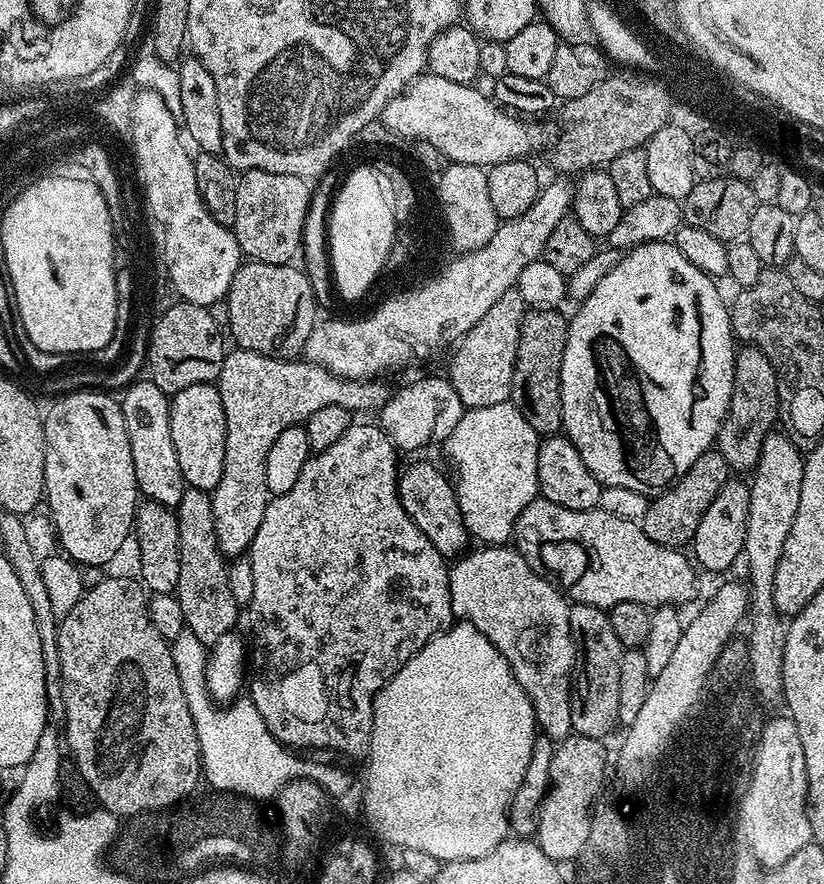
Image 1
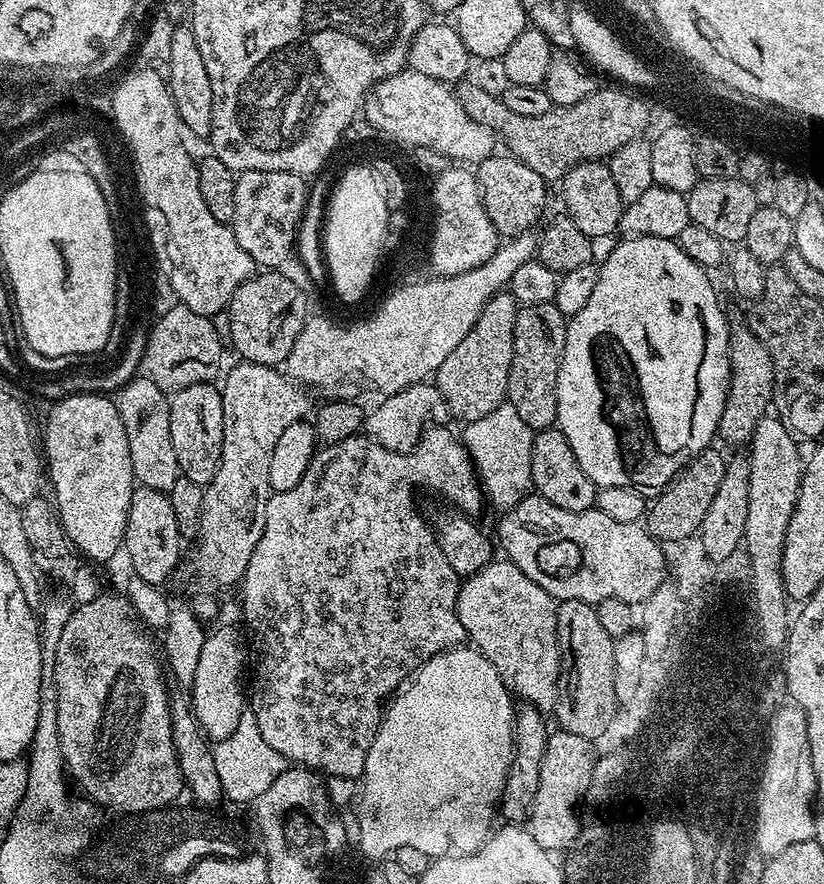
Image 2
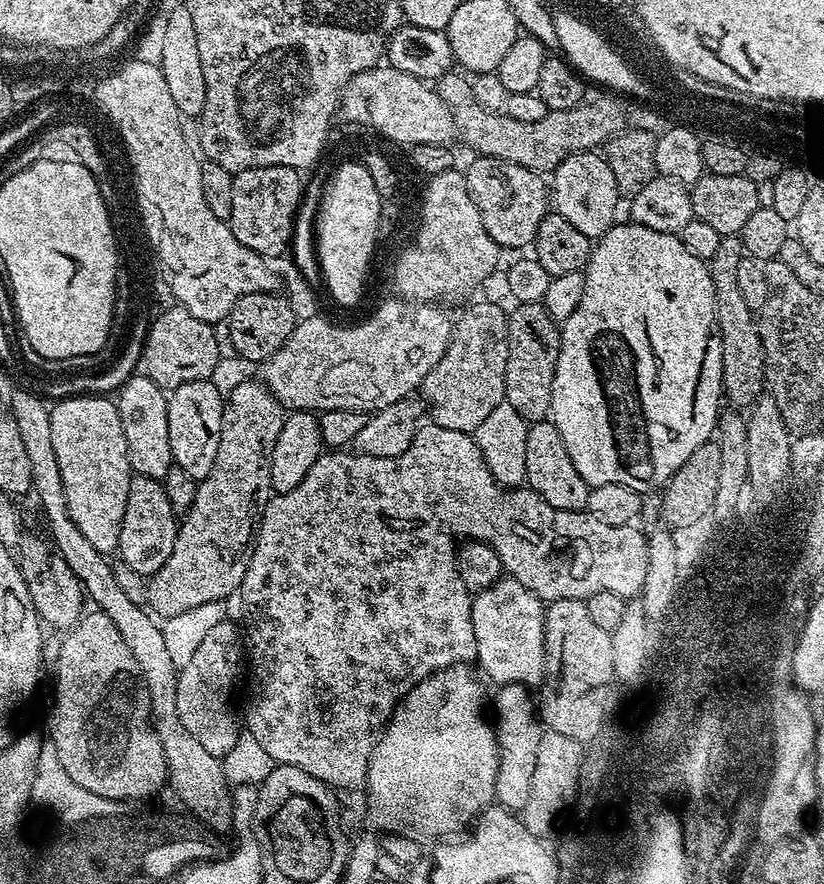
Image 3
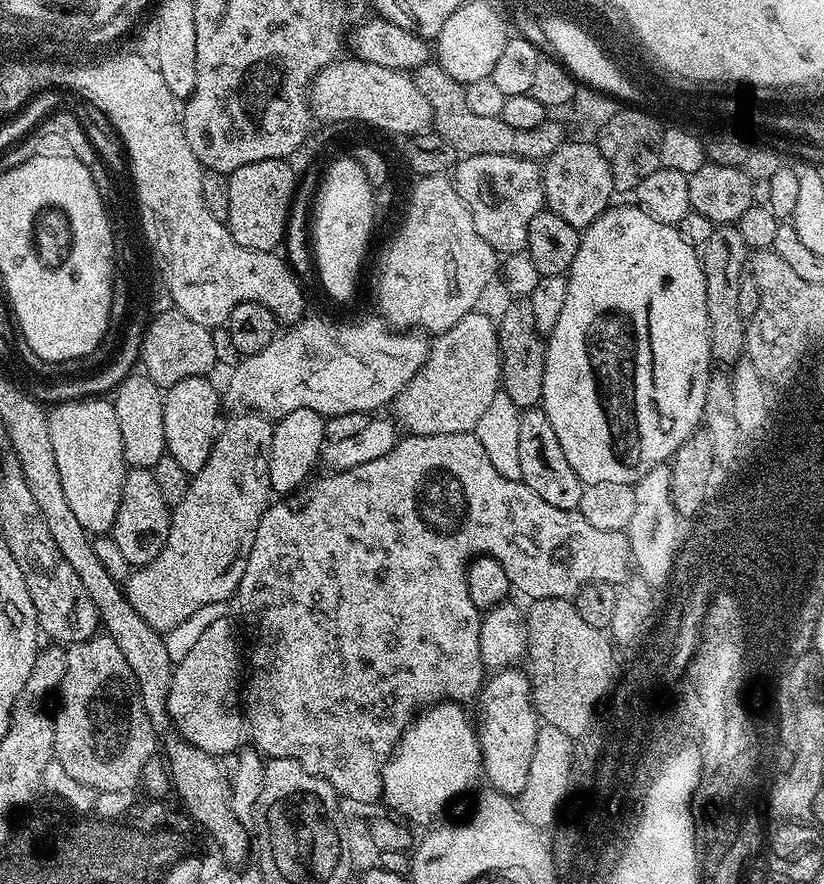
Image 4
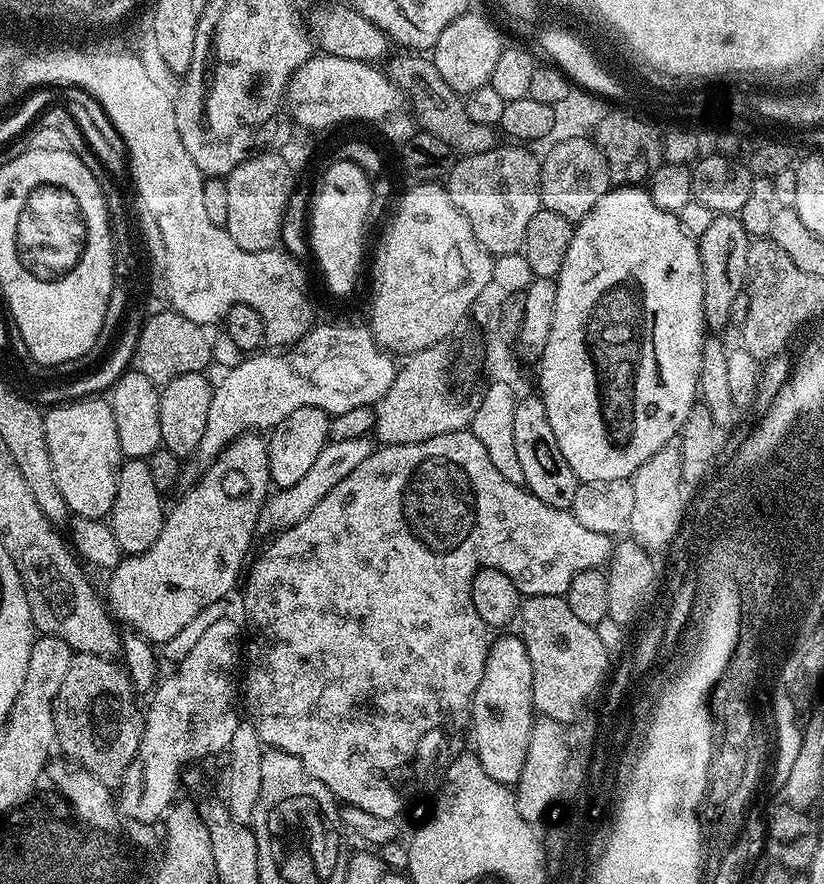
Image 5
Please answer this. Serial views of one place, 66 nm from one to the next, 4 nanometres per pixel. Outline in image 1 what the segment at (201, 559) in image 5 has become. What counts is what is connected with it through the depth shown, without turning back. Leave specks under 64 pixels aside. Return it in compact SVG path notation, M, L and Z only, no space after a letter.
M236 348L225 355L218 387L222 398L222 410L226 414L226 462L222 470L222 482L210 494L214 508L214 530L216 545L228 558L240 558L247 553L254 542L254 534L258 534L258 526L262 522L262 514L266 514L266 506L270 493L266 486L266 457L270 455L270 446L278 439L282 430L303 425L305 420L314 414L314 410L322 410L322 406L342 406L353 413L368 412L383 408L390 397L390 389L379 379L375 380L343 380L342 377L326 371L322 366L309 364L300 358L281 358L263 356L245 348Z

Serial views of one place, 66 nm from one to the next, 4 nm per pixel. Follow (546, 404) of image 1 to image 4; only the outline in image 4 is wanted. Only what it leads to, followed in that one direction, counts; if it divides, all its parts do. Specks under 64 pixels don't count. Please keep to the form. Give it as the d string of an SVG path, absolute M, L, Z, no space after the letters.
M516 298L504 308L504 313L498 316L498 331L500 333L500 382L502 391L519 408L535 408L542 401L542 374L544 373L544 349L545 341L541 333L536 331L534 322L534 310L529 306L527 299Z

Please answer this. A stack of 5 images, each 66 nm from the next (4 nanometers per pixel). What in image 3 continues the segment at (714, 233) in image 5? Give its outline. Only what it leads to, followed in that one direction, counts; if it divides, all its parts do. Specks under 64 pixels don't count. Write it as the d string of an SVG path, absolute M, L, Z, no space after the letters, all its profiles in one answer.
M721 235L720 241L718 242L718 251L714 254L714 258L710 262L710 271L712 273L712 285L714 286L714 294L716 295L716 335L719 336L722 342L722 374L724 375L724 396L726 397L727 403L732 406L740 406L736 404L744 404L743 406L751 405L752 401L756 397L765 391L766 385L764 383L764 351L762 350L762 338L760 337L760 326L757 317L754 312L747 308L745 299L742 298L741 291L738 288L737 271L738 264L741 259L746 256L744 250L744 244L741 242L739 235Z

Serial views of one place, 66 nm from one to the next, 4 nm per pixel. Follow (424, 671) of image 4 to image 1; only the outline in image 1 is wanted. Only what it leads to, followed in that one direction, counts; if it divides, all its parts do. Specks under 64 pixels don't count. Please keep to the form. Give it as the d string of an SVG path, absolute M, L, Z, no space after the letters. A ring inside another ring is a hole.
M354 422L334 446L326 446L326 450L309 456L306 466L302 466L302 474L298 474L298 482L286 490L286 494L272 496L266 506L266 514L262 514L262 522L258 526L258 534L254 534L252 547L248 549L246 558L254 570L254 598L246 606L246 620L252 623L252 640L250 636L250 699L257 707L262 720L269 728L270 734L280 744L315 744L340 748L340 751L357 753L364 751L368 742L369 715L374 710L374 698L382 686L426 642L444 631L453 623L452 603L450 602L450 582L448 581L449 565L442 553L431 545L429 538L415 525L399 502L397 488L398 467L396 468L398 450L390 442L379 423L360 424ZM537 498L530 502L530 506L526 506L518 518L514 536L515 547L526 558L528 565L535 572L551 577L561 589L566 590L567 599L577 604L589 604L605 610L618 606L618 602L634 602L645 606L683 606L696 592L697 569L687 555L683 556L683 551L662 547L644 533L637 521L614 518L614 514L606 514L600 507L566 510L566 506Z

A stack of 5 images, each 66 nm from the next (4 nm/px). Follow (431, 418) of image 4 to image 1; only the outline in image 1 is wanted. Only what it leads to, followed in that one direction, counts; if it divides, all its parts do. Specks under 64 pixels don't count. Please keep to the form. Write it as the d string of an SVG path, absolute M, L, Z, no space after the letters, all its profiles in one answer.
M515 290L507 292L498 298L498 302L494 302L494 306L490 306L490 310L486 310L486 314L482 314L482 322L475 324L467 336L459 341L446 376L454 390L458 390L465 409L509 403L518 338L525 315L526 305L522 294Z

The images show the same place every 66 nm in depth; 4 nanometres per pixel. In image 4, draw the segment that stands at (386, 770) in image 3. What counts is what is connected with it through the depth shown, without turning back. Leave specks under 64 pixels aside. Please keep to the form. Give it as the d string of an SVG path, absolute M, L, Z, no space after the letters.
M456 702L425 707L400 736L395 751L397 758L385 772L388 798L400 811L408 812L416 826L439 821L444 807L467 788L474 787L476 779L481 779L480 743L476 740L473 721L468 721L460 708L463 707Z

